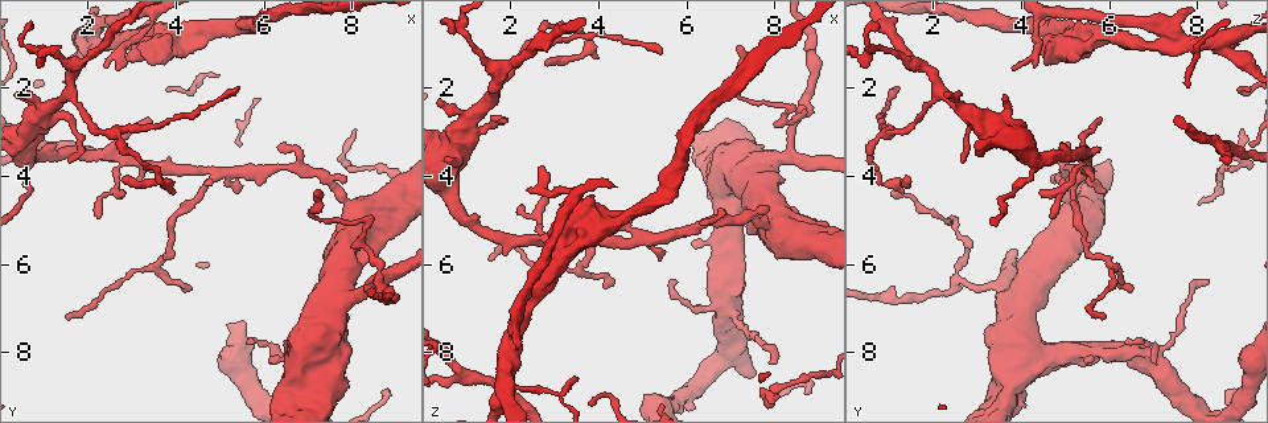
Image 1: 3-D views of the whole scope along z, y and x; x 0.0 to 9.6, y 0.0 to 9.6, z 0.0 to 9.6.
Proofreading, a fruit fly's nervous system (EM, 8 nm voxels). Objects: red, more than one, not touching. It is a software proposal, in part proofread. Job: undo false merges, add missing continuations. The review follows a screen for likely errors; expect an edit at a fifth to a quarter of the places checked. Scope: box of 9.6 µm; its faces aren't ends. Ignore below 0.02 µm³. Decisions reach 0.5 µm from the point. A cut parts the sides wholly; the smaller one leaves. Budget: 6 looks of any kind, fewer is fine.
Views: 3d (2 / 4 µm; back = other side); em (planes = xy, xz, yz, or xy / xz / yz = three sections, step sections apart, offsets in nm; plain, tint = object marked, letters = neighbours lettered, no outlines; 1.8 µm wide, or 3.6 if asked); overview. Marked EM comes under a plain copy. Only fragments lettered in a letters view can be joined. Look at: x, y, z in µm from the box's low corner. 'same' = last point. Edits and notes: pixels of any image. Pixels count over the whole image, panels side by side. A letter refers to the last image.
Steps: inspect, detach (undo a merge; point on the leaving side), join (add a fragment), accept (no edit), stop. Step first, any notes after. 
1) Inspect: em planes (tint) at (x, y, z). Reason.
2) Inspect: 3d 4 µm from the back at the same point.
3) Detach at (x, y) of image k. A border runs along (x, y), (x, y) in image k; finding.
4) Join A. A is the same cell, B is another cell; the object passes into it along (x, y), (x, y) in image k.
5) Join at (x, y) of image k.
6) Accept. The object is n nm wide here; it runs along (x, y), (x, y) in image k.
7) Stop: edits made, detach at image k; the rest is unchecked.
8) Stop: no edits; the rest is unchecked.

Inspect: em planes (tint) at (8.50, 6.30, 2.55).

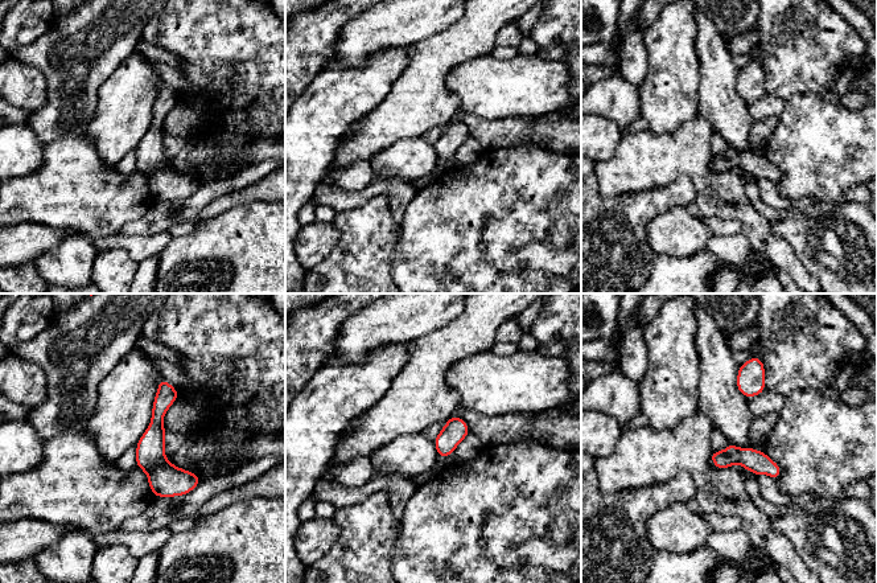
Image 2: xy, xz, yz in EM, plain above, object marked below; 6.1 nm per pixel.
Inspect: em planes (letters) at the same point.

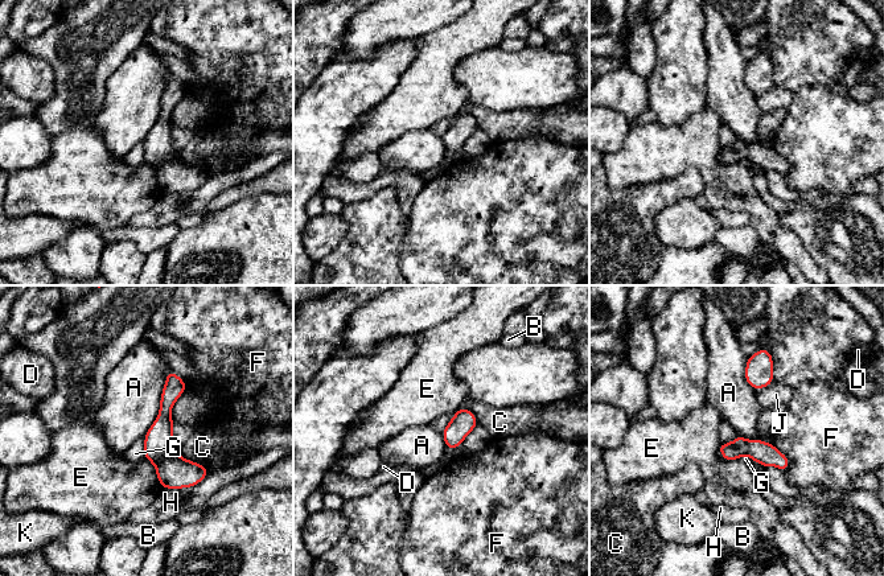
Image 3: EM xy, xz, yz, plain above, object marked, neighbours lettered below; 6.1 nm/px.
Accept. A, B, C, D, E, F, G, H, J and K are other cells; a border runs along (171, 370), (160, 411), (144, 435) in image 3; all the same cell.

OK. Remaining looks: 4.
Inspect: 3d 4 µm at (6.30, 3.35, 5.10). Thin end.

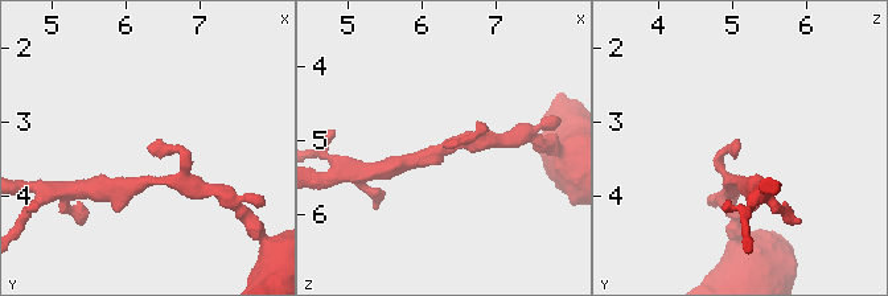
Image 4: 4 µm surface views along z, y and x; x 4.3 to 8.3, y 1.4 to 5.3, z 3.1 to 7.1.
Inspect: em planes (letters) at (6.30, 3.40, 5.10). Need the tissue.

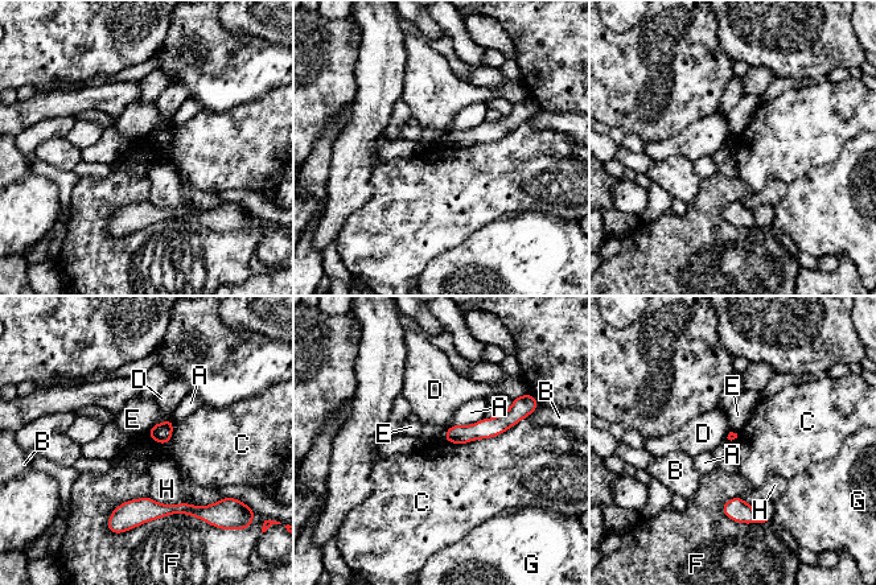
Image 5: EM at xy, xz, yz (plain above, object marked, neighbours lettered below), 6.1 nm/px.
Accept. A, B, C, D, E, F, G and H are other cells; none of them fits.

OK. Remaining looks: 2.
Inspect: em xz step 4 (letters) at (1.80, 1.00, 8.55). Sudden change in width.

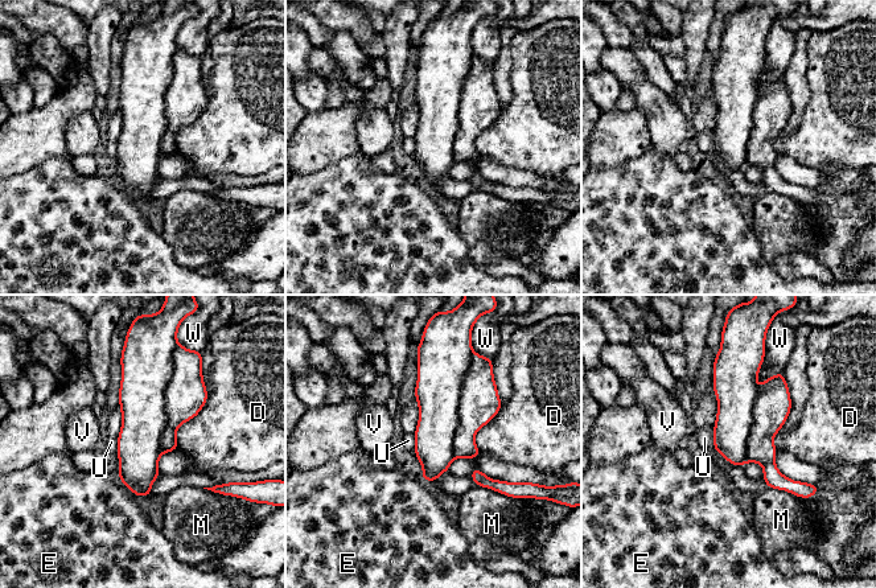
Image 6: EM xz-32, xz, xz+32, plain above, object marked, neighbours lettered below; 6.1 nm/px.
Detach at (480, 402) of image 6. The object is 340 nm wide here; D, E, M, U, V and W are other cells; the part that leaves runs along (776, 379), (765, 459), (793, 489) in image 6; a second cell is stuck on.

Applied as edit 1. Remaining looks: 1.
Stop: edits made, detach at image 6; the rest is unchecked.

